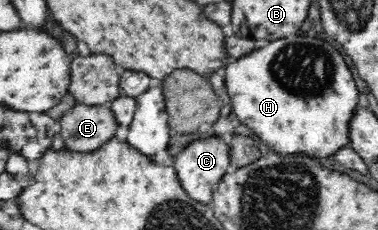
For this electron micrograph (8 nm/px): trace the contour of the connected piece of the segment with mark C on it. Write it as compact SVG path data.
M217 134L200 141L190 140L189 145L176 156L174 170L182 187L189 193L189 196L193 198L194 201L211 205L213 203L216 186L219 185L231 171L230 164L230 148L228 147L227 138Z

